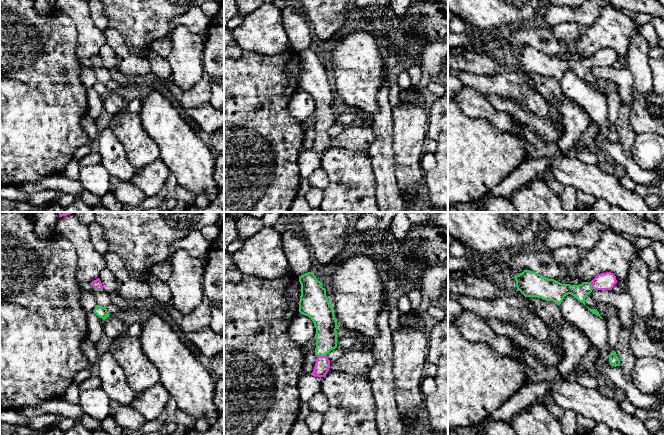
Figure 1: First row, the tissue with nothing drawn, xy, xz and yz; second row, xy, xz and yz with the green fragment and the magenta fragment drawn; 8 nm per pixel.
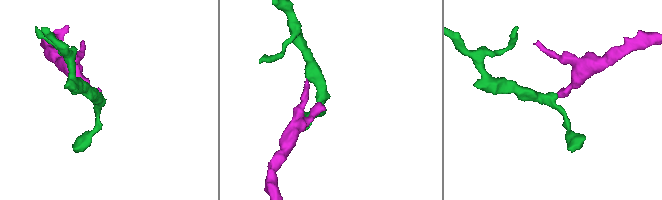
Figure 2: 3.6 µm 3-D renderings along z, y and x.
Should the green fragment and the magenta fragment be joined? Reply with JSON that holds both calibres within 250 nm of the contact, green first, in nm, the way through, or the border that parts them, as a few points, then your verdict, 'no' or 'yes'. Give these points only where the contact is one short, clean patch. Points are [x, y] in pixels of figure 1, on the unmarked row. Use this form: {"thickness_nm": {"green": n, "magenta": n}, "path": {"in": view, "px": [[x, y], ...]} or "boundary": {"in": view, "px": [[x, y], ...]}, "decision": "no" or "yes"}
{"thickness_nm": {"green": 180, "magenta": 120}, "path": {"in": "xz", "px": [[326, 112], [321, 131], [322, 141]]}, "decision": "yes"}

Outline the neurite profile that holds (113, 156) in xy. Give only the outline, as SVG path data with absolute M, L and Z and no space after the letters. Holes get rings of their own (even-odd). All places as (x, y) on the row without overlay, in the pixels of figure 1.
M110 126L101 132L95 150L101 157L100 164L106 168L110 176L123 182L132 181L134 169L129 164L125 150Z

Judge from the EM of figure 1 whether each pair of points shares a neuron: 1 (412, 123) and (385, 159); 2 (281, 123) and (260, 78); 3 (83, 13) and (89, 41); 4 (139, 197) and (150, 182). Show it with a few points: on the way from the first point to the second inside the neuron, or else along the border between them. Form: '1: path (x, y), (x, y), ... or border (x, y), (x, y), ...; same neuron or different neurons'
1: border (392, 125), (392, 152), (395, 169); different neurons
2: path (271, 112), (271, 108), (260, 97), (260, 89); same neuron
3: path (83, 20), (88, 34); same neuron
4: border (131, 182), (146, 197); different neurons

